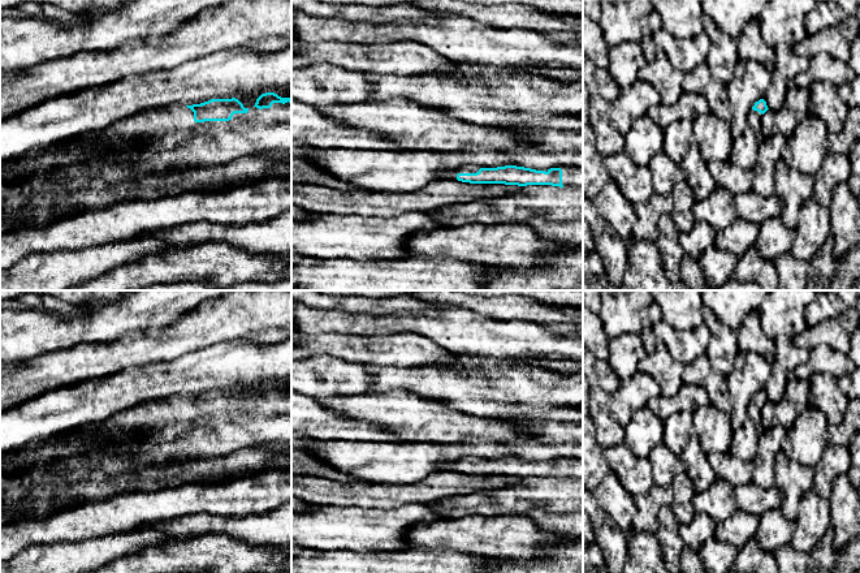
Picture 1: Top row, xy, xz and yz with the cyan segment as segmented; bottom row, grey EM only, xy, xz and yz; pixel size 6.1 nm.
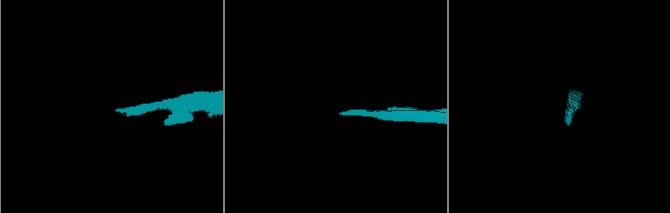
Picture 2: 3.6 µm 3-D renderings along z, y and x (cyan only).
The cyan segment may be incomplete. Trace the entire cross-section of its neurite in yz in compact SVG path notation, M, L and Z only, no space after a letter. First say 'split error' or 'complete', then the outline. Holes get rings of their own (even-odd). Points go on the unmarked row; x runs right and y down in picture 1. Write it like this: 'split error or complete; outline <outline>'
split error; outline M760 391L748 406L748 418L742 427L734 431L729 452L744 461L753 461L757 454L759 439L761 435L761 410L768 402L766 393Z

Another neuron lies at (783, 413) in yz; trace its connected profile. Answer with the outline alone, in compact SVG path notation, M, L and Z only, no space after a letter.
M791 374L783 397L778 402L768 401L762 406L761 426L764 430L775 426L782 426L787 430L807 406L808 382L800 380L795 374Z

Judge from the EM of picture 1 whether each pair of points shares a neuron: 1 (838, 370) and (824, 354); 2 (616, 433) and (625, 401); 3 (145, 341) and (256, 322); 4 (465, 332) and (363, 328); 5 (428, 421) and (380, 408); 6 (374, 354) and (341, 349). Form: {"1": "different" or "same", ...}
{"1": "same", "2": "different", "3": "same", "4": "same", "5": "same", "6": "same"}

